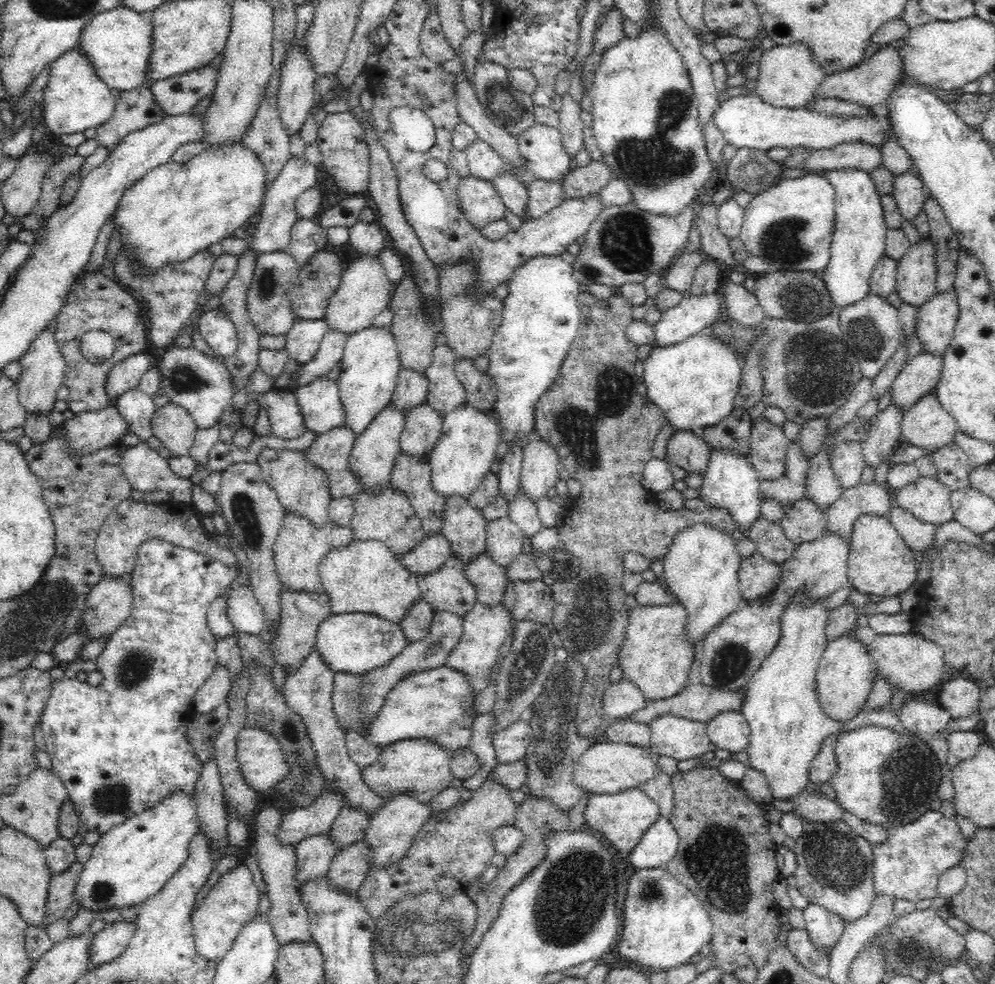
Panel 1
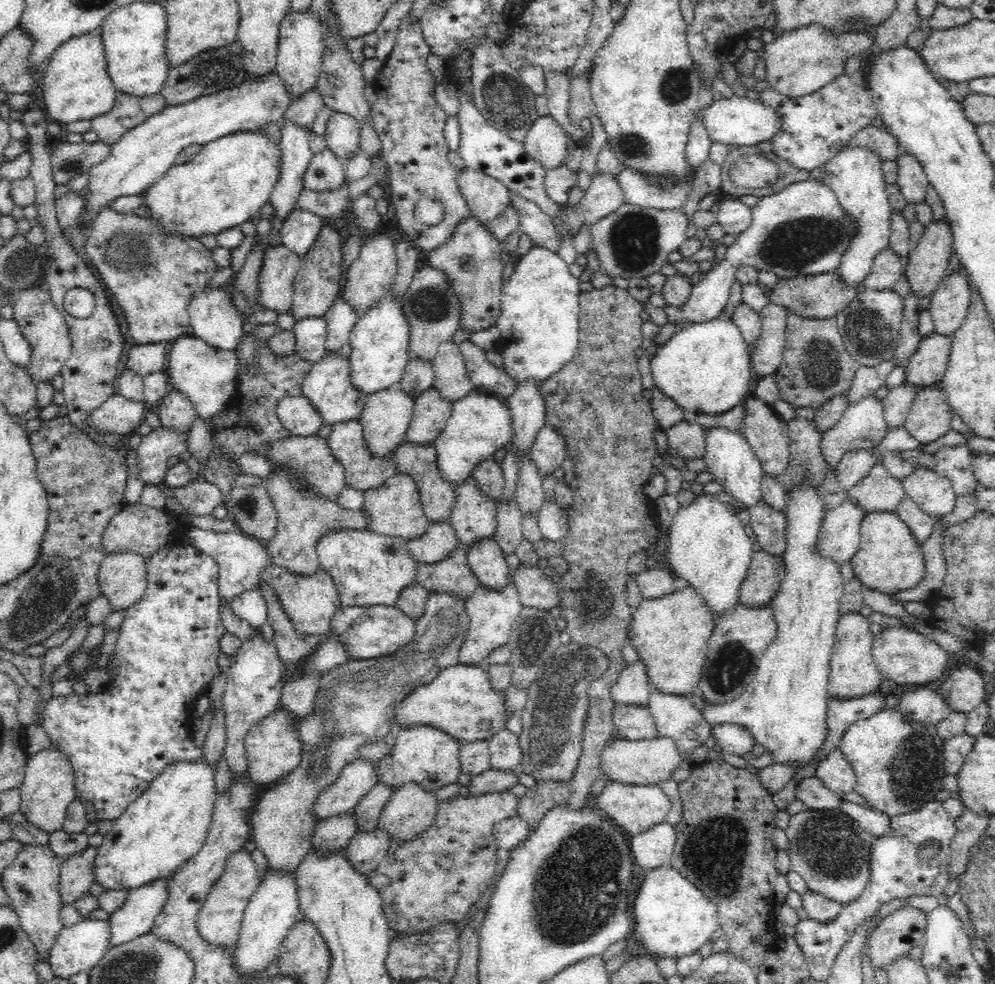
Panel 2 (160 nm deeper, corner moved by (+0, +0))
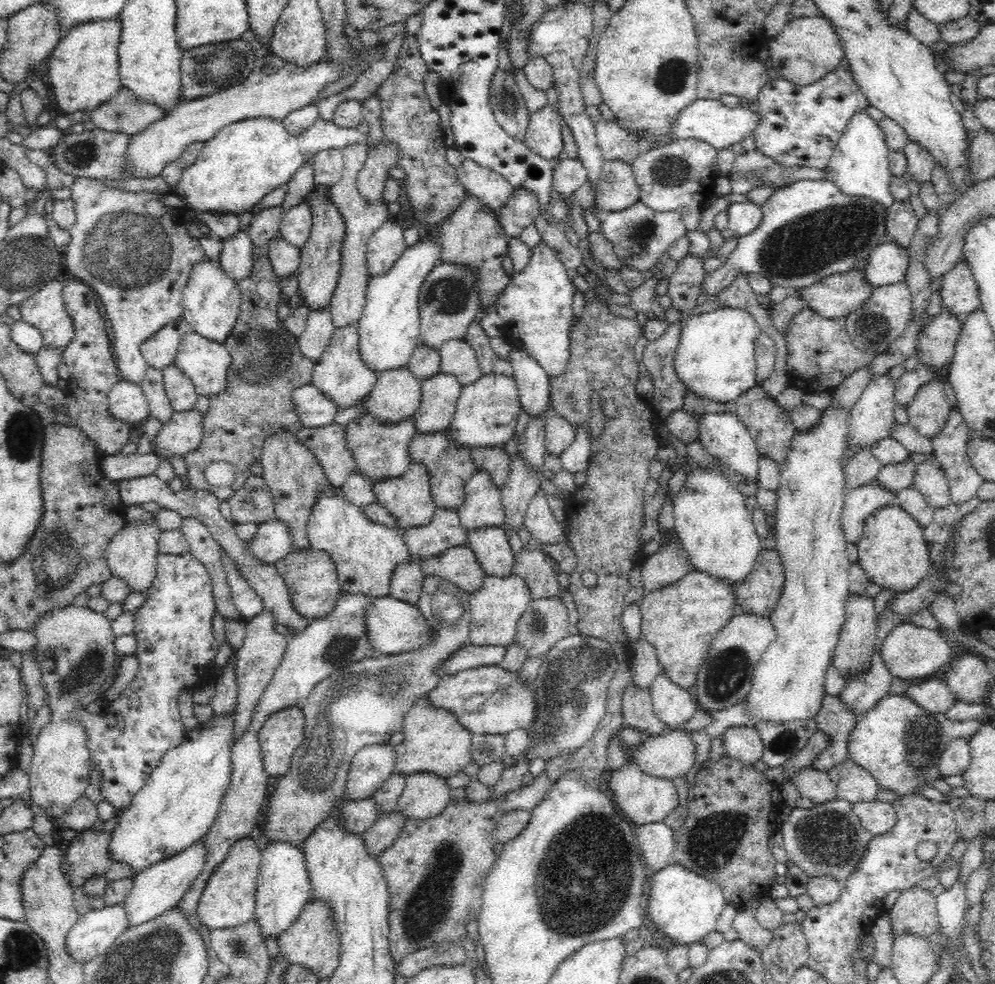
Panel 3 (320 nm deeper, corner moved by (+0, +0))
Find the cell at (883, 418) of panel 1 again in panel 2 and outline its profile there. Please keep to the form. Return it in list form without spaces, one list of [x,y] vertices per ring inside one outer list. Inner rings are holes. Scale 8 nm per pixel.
[[[903,382],[899,386],[890,388],[881,400],[884,405],[884,418],[889,428],[903,426],[918,390],[916,386],[909,382]]]

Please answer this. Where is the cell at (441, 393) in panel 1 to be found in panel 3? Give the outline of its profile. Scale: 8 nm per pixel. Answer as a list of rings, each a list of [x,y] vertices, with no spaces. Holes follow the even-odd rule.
[[[466,340],[447,341],[439,350],[441,372],[456,376],[462,387],[472,384],[482,376],[476,351]]]

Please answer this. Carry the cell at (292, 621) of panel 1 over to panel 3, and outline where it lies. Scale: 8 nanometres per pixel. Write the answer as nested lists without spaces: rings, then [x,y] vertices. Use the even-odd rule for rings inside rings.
[[[293,548],[284,558],[275,562],[277,573],[285,580],[294,608],[306,619],[326,616],[336,606],[341,586],[335,562],[323,550]]]

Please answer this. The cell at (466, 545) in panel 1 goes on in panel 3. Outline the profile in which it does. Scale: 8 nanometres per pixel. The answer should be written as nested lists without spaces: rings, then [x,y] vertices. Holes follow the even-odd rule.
[[[477,470],[464,486],[465,499],[462,506],[457,507],[460,522],[468,531],[484,526],[504,527],[505,510],[501,501],[500,485],[494,484],[492,476],[485,470]]]

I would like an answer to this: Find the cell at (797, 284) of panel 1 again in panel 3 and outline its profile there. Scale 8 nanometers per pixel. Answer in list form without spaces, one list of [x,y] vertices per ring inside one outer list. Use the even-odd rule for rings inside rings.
[[[862,271],[832,274],[822,282],[798,289],[807,306],[824,318],[847,318],[872,296],[872,285]]]

